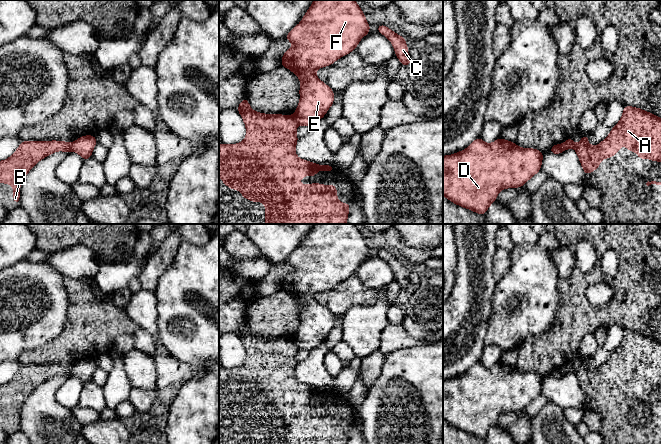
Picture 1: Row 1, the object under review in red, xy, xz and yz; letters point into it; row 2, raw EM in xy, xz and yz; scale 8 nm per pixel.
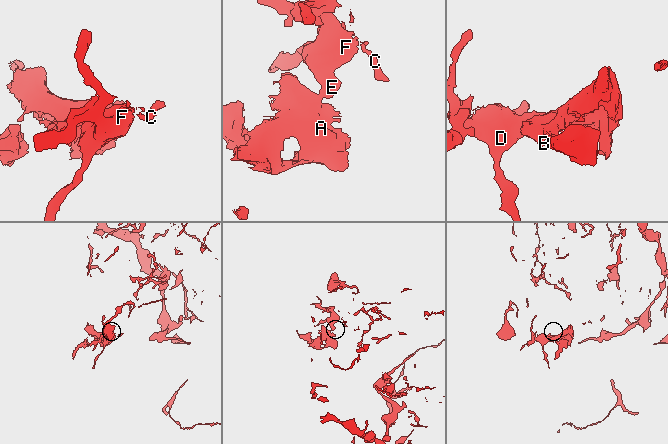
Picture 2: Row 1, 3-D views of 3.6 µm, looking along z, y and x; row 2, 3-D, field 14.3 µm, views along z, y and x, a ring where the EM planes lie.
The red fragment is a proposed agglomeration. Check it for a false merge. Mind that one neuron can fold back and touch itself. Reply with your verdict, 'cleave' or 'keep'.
cleave

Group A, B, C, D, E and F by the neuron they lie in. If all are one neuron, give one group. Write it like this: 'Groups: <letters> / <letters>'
Groups: A B / C D E F

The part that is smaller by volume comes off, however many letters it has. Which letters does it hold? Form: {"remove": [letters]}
{"remove": ["A", "B"]}

